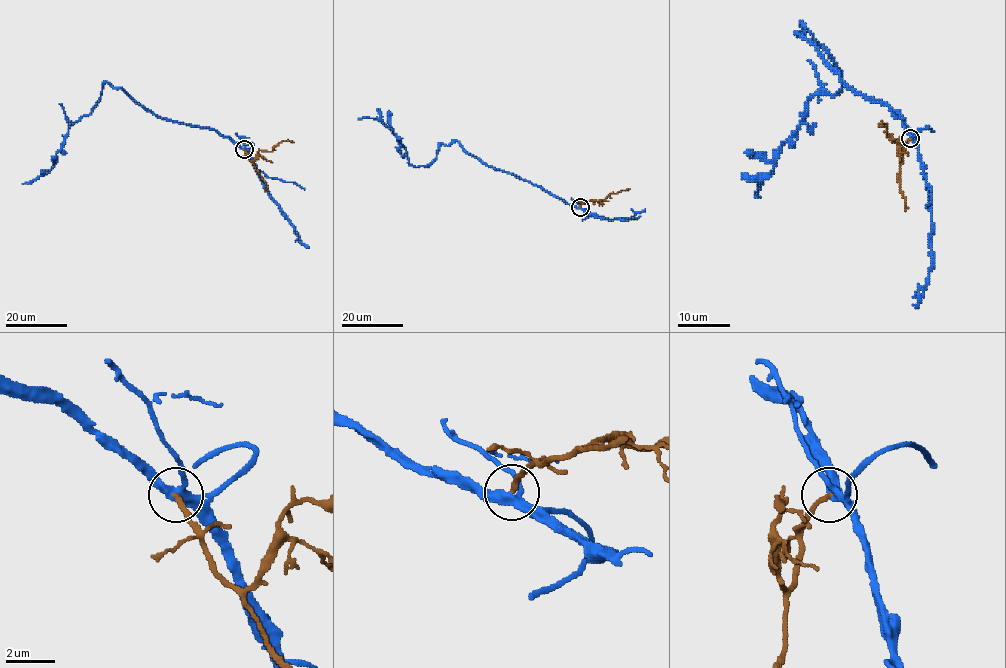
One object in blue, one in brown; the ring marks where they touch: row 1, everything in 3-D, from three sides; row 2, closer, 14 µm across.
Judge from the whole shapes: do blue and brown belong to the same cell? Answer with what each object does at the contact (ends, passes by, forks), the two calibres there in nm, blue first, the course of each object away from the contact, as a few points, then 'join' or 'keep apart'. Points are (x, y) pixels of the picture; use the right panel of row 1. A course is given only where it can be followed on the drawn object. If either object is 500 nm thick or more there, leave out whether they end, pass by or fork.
blue forks; brown ends; calibres 280 and 200 nm; course blue (910, 139), (886, 104), (846, 85), (798, 35), (802, 23), (841, 87), (810, 98), (758, 183), (760, 198); course brown (910, 139), (900, 158), (898, 144), (900, 140), (894, 142), (886, 125), (882, 123), (879, 125); join

